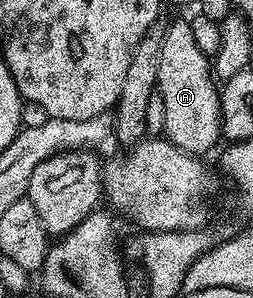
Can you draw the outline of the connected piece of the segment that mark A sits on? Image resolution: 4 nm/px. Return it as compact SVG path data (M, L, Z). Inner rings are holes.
M177 19L165 28L163 37L163 54L159 56L159 77L157 78L157 94L163 97L163 121L165 129L164 138L168 139L179 149L189 155L204 156L204 151L209 151L216 145L217 139L222 138L221 133L221 97L218 84L211 66L210 56L195 45L195 37L191 37L189 19Z

